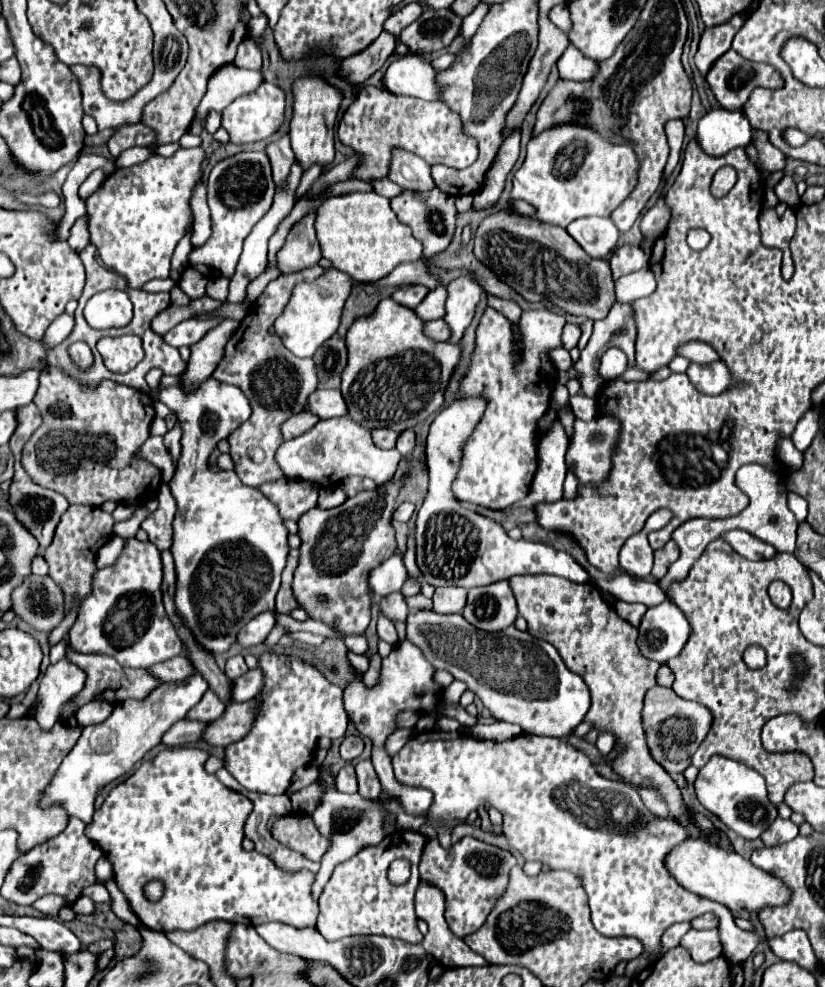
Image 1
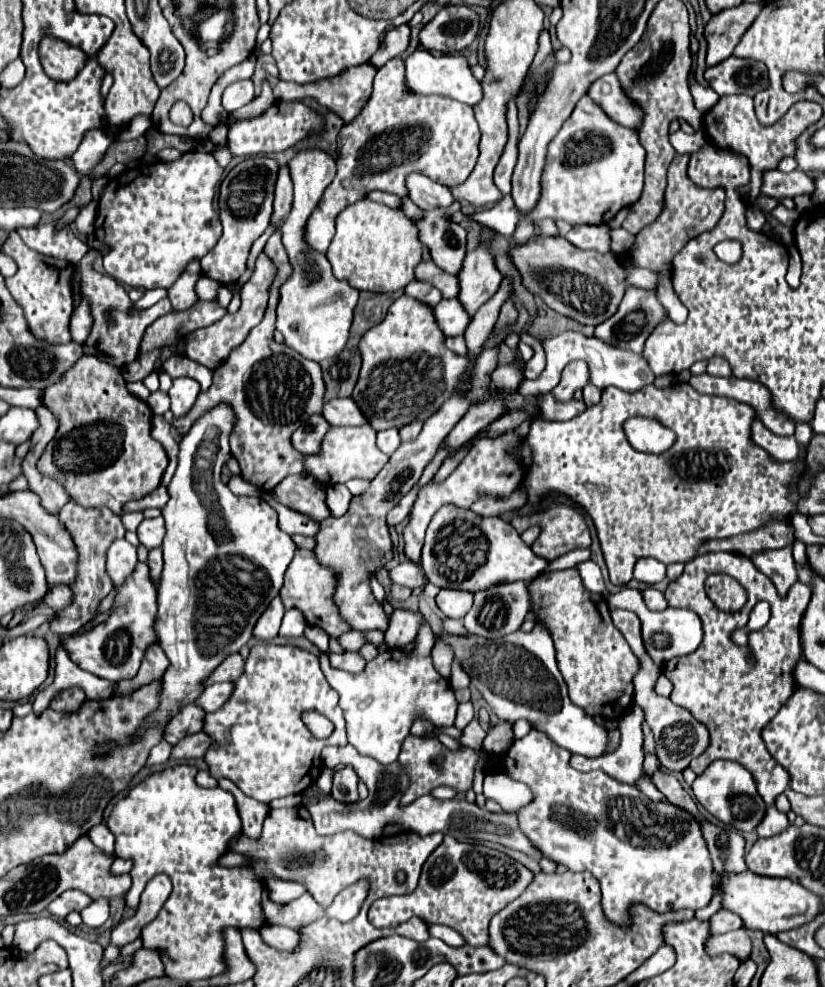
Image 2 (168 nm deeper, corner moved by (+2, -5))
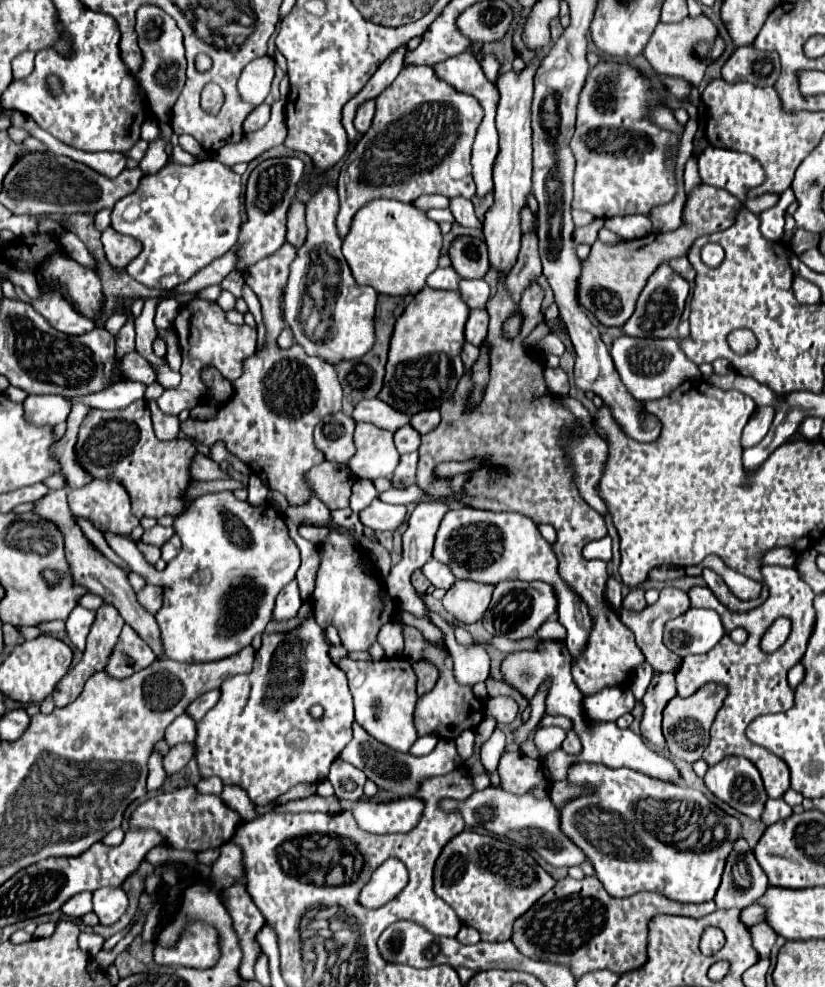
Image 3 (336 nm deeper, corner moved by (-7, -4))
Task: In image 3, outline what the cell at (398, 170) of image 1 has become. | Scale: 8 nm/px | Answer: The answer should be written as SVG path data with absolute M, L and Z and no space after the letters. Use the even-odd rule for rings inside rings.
M462 196L450 198L450 212L454 214L456 222L462 226L480 226L480 220L474 216L472 202L462 198Z

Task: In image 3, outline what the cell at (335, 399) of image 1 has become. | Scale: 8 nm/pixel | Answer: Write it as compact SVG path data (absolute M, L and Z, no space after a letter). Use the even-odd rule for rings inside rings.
M378 398L358 402L352 412L352 418L356 422L370 422L370 424L390 430L390 432L396 432L400 426L410 422L408 416L404 416L402 412L396 412L394 408L388 408L388 404L384 404Z

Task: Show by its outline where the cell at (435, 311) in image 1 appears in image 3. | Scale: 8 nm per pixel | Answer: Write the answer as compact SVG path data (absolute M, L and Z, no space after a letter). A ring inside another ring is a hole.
M486 308L470 310L468 320L466 320L466 332L464 332L466 342L480 346L482 340L486 338L486 332L488 332L488 312L486 312Z

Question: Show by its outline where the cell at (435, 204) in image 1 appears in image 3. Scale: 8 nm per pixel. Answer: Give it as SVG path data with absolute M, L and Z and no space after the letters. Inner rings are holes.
M458 236L448 248L448 256L452 260L452 268L462 278L484 278L488 272L488 252L486 244L480 238Z

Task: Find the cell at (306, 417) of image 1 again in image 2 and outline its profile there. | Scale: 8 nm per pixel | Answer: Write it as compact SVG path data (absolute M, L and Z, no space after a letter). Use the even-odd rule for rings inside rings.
M313 415L309 419L309 425L303 425L293 433L293 437L291 437L293 447L305 455L319 453L319 443L323 441L327 429L331 429L331 425L325 421L325 417Z

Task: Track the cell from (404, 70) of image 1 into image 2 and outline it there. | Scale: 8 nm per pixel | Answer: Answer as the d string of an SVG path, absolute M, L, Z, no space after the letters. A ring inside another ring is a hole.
M417 49L413 55L407 57L407 87L413 93L421 95L443 95L451 99L459 99L467 105L477 105L483 99L483 89L481 83L475 79L471 65L465 55L443 55L443 57L433 57L427 51Z

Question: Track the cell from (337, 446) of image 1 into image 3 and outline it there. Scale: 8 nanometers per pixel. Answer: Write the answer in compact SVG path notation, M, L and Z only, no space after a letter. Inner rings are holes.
M356 424L354 432L356 454L346 462L348 470L356 478L376 478L374 474L386 474L392 480L394 468L400 462L400 454L394 448L392 432L374 424Z

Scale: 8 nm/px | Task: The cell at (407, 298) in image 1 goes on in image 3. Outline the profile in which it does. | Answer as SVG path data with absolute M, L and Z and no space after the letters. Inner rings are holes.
M438 268L428 276L426 284L434 290L454 290L456 292L458 280L460 280L460 276L456 276L456 272L452 268Z

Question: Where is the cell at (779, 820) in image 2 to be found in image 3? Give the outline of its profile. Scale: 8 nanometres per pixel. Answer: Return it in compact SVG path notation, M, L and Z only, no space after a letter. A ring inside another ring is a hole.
M782 798L780 800L768 800L766 810L762 814L762 822L766 826L770 826L770 824L776 824L780 820L786 820L788 816L792 816L792 808Z

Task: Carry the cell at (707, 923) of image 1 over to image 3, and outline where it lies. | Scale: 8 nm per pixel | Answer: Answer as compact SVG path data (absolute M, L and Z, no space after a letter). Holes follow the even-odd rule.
M752 904L748 908L744 908L740 912L740 920L746 924L746 926L752 926L752 924L758 924L764 920L764 908L758 906L758 904Z

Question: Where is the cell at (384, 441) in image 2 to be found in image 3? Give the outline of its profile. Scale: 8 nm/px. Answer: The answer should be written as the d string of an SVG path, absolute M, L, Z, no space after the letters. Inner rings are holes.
M410 424L402 426L396 430L394 434L394 444L396 444L396 450L398 454L408 454L408 452L414 452L418 450L420 446L420 434L416 430L412 430Z

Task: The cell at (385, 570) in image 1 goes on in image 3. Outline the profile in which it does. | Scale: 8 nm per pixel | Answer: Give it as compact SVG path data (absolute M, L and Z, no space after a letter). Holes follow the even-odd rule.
M434 558L422 566L422 574L424 574L424 576L430 580L430 584L436 586L436 588L448 590L448 588L454 584L454 576L452 576L450 568L444 566L444 564L440 564L440 562L434 560Z

